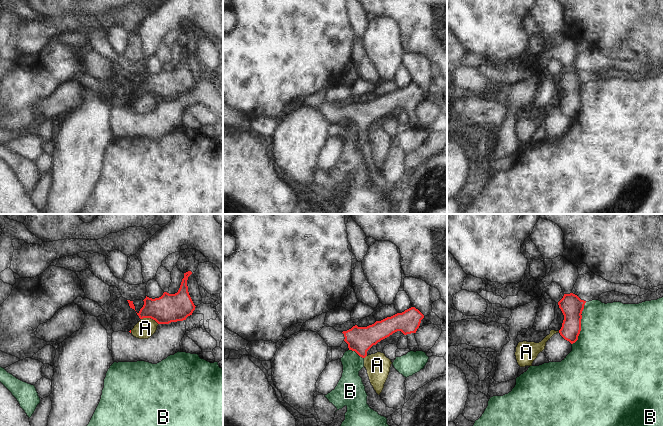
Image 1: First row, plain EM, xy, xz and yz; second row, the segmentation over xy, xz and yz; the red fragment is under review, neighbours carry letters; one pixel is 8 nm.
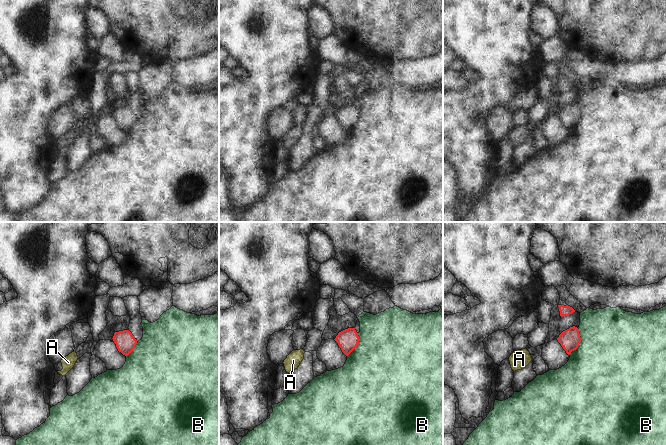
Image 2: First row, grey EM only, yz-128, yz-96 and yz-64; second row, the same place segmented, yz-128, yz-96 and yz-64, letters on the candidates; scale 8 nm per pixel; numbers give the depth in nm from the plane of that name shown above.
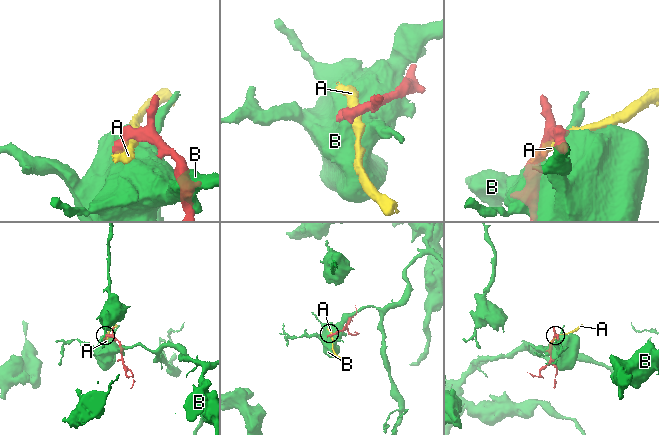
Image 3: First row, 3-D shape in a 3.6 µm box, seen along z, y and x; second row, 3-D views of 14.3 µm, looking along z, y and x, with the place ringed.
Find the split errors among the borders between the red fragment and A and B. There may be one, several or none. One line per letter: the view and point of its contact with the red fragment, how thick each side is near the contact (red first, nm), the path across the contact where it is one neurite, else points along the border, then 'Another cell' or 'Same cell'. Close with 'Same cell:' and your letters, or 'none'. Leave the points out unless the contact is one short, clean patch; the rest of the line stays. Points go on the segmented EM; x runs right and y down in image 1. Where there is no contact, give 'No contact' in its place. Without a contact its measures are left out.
A: Touches red at xy (150, 317). Thickness 220 nm (red) against 160 nm. Boundary: xy (141, 318), (152, 318), (158, 324). Another cell
B: Touches red at yz (580, 323). Thickness 180 nm (red) against 460 nm. Boundary: yz (586, 302), (581, 314), (581, 330), (578, 338), (572, 344). Another cell
Same cell: none.

